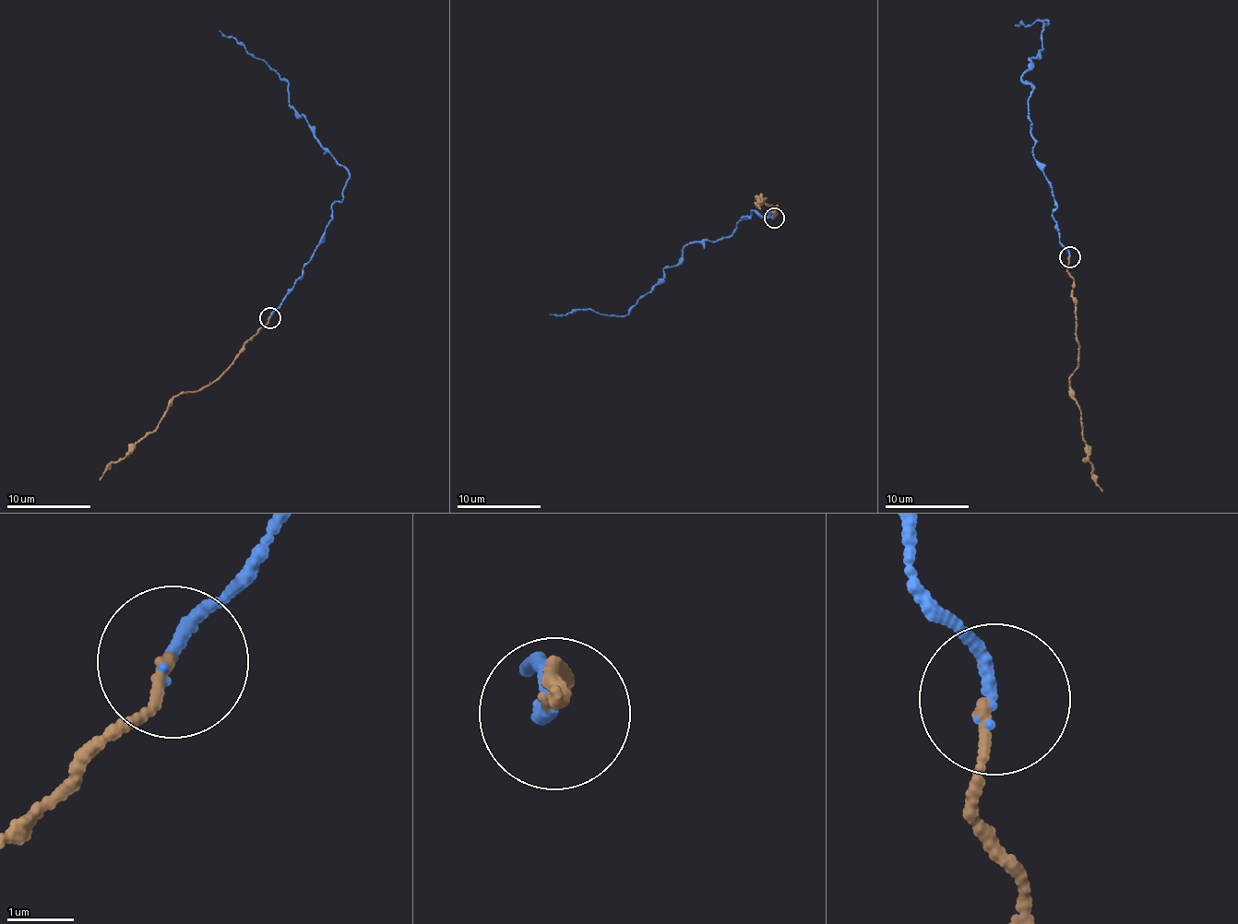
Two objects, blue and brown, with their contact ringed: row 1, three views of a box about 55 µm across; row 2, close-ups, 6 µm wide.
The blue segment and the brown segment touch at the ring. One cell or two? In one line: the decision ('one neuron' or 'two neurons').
one neuron

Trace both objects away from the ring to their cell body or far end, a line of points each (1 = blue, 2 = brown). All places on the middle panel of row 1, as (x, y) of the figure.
1: (774, 217), (751, 210), (732, 232), (686, 244), (677, 263), (624, 314), (585, 308), (550, 313)
2: (774, 217), (779, 207), (769, 207), (759, 195), (764, 201), (766, 197), (757, 204), (759, 208)

